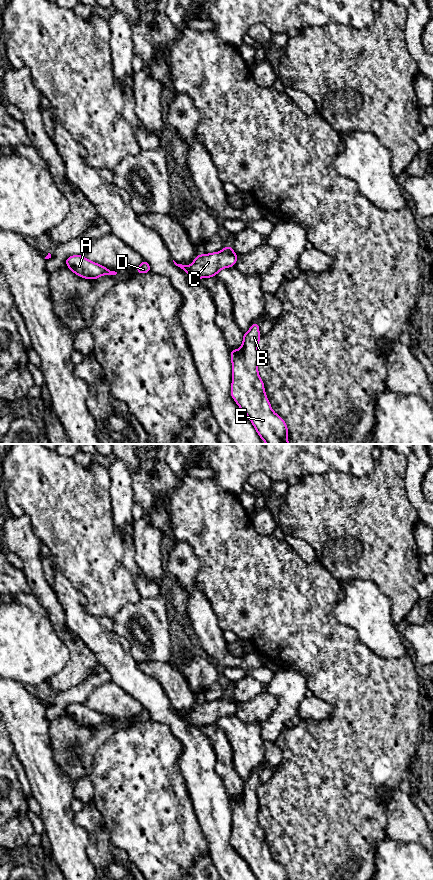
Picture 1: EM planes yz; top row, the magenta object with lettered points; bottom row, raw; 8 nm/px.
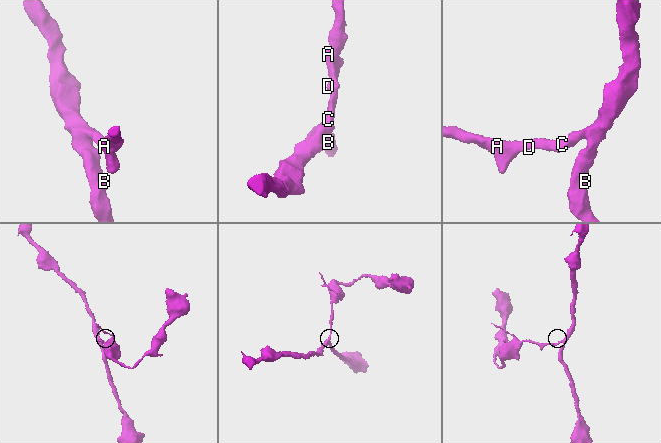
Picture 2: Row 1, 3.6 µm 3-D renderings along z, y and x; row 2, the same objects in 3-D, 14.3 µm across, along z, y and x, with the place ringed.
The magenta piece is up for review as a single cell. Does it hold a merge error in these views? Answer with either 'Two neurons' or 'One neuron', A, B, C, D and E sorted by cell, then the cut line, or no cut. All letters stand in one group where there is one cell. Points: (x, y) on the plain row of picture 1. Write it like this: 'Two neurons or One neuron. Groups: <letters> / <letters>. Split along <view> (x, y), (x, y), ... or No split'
One neuron. Groups: A B C D E. No split

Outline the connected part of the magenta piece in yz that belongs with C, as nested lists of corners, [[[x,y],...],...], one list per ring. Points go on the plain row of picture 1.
[[[227,693],[220,700],[196,703],[193,711],[190,714],[177,712],[174,708],[173,710],[176,714],[184,718],[186,722],[196,727],[201,727],[201,726],[215,725],[221,717],[235,714],[237,706],[238,703],[233,699],[230,693]]]

